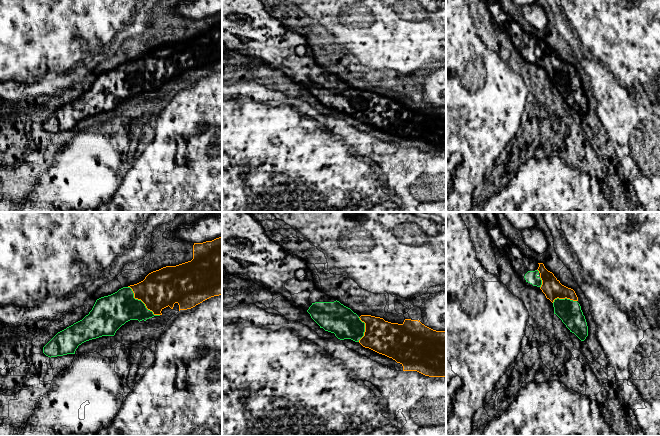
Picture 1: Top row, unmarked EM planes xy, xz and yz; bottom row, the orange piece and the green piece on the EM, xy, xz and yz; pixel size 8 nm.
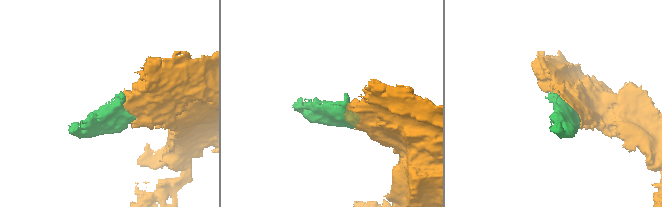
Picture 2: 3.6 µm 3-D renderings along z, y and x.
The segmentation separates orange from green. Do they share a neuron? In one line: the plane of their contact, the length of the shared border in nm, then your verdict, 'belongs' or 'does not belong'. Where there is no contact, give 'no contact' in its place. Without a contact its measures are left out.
contact in xy; length 340 nm; belongs

